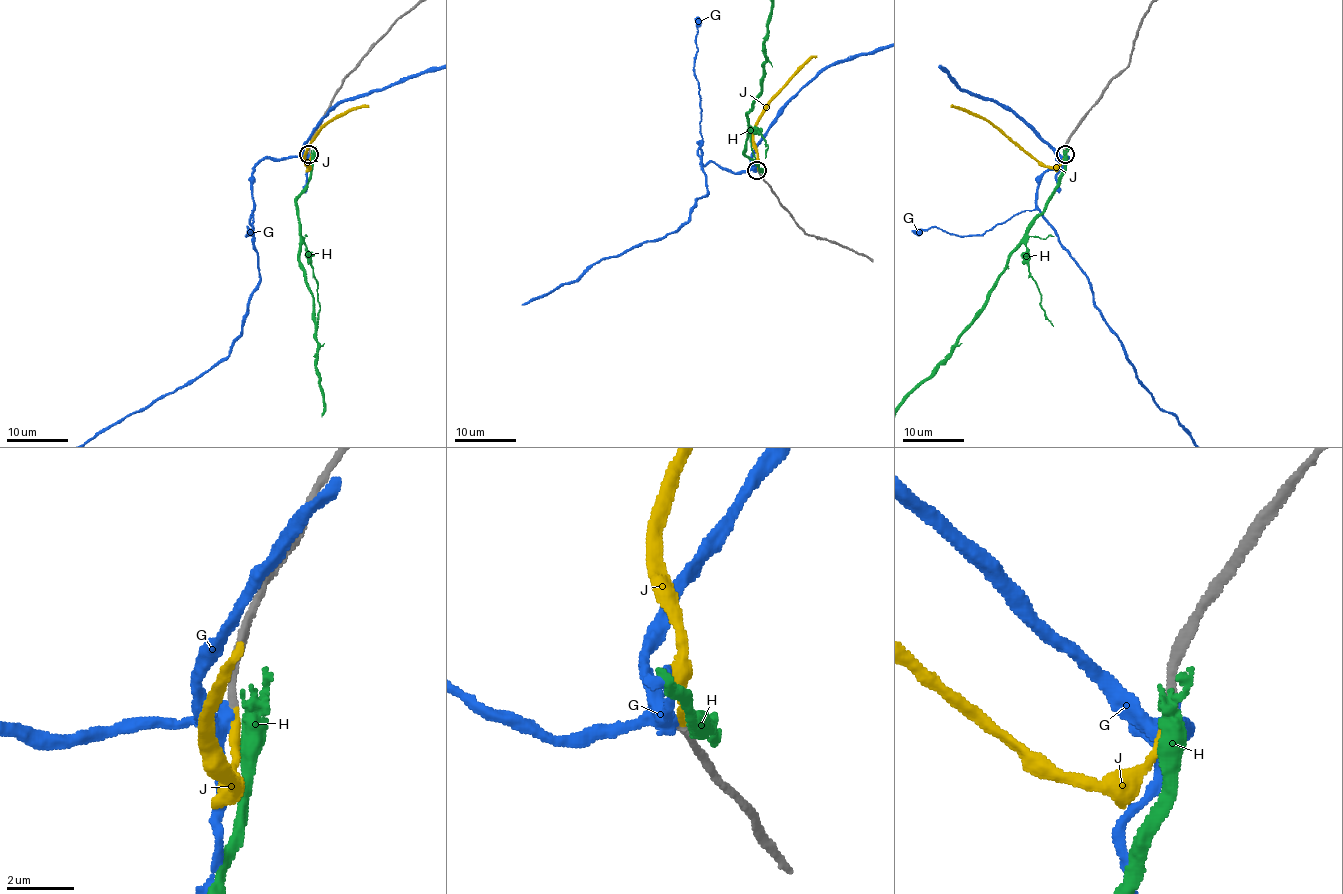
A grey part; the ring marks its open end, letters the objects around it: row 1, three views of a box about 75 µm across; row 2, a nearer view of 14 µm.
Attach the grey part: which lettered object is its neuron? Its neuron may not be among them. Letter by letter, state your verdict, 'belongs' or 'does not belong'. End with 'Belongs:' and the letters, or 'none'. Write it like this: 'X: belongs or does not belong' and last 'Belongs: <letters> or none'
G: does not belong
H: does not belong
J: belongs
Belongs: J

